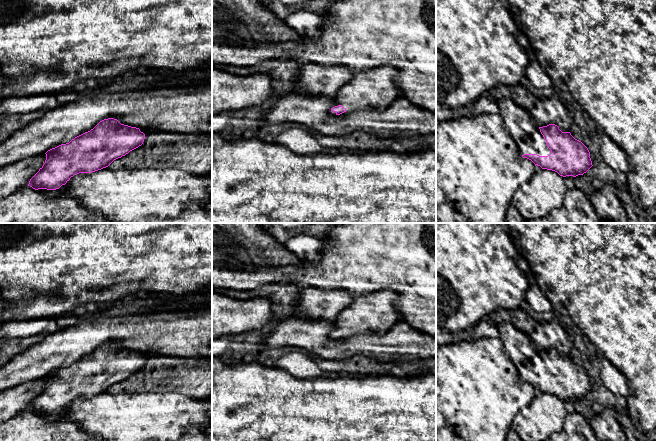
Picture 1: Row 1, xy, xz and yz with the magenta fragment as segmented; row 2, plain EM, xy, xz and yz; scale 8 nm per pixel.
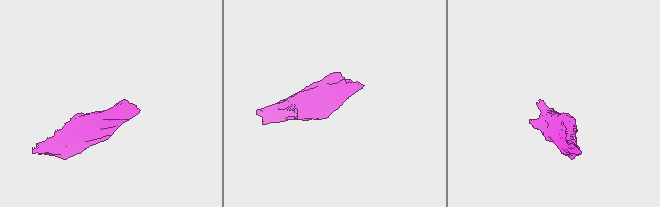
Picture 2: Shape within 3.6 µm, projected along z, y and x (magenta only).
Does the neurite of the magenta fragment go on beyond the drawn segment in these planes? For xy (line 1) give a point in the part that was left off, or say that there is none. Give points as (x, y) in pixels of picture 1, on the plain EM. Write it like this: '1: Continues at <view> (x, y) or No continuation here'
1: Continues at xy (145, 355)

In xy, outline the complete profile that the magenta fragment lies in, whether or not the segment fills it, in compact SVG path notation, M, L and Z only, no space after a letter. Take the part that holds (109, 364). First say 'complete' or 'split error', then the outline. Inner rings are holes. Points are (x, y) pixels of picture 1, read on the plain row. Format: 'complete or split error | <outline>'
split error | M117 343L100 345L93 353L69 367L48 374L46 384L30 403L35 414L56 414L79 397L92 397L138 372L150 356L121 348Z

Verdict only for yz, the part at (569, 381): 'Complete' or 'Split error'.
Split error

